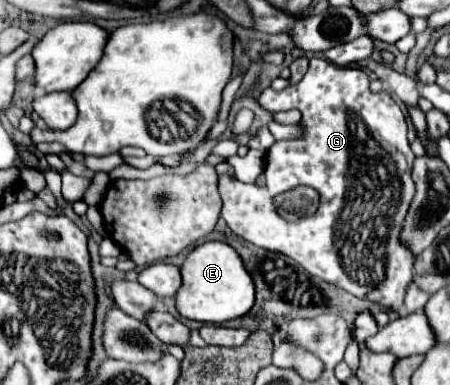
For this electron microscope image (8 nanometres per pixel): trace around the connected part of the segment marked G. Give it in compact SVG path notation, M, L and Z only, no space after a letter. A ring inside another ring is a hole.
M323 58L309 60L309 70L299 84L293 84L281 92L265 88L259 94L259 104L272 113L299 110L303 114L301 124L305 126L305 134L299 140L275 142L269 148L263 188L243 184L229 176L219 176L223 220L237 236L265 250L293 258L311 276L331 282L357 298L377 302L387 310L397 312L403 306L405 288L413 278L413 252L401 242L401 226L415 194L411 180L415 154L407 142L407 122L401 108L385 90L377 94L369 90L369 74L365 70L353 66L333 66ZM297 186L313 186L321 194L321 206L309 218L285 222L275 210L273 196Z

